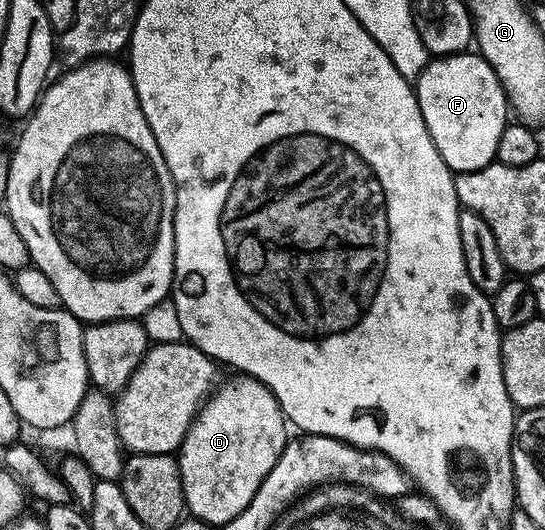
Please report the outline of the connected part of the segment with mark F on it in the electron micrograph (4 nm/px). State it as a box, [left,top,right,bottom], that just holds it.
[416,52,508,170]

